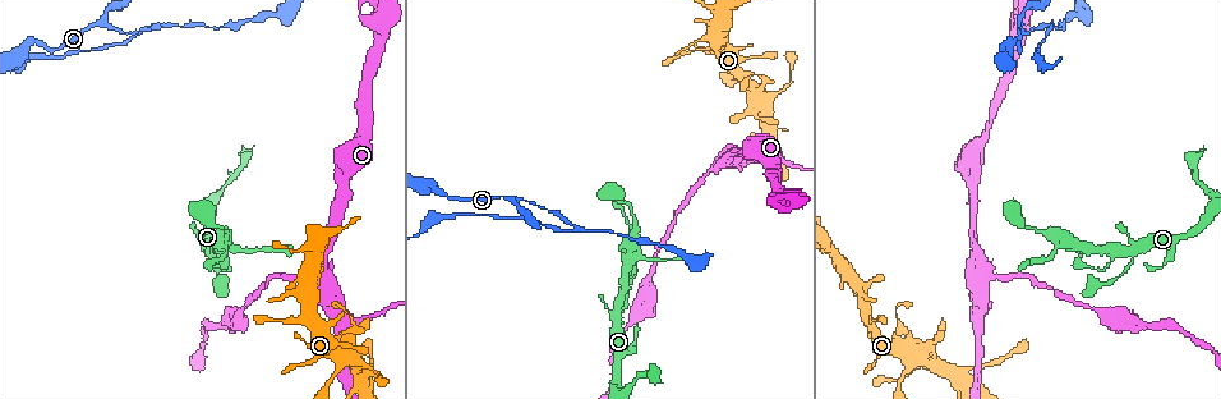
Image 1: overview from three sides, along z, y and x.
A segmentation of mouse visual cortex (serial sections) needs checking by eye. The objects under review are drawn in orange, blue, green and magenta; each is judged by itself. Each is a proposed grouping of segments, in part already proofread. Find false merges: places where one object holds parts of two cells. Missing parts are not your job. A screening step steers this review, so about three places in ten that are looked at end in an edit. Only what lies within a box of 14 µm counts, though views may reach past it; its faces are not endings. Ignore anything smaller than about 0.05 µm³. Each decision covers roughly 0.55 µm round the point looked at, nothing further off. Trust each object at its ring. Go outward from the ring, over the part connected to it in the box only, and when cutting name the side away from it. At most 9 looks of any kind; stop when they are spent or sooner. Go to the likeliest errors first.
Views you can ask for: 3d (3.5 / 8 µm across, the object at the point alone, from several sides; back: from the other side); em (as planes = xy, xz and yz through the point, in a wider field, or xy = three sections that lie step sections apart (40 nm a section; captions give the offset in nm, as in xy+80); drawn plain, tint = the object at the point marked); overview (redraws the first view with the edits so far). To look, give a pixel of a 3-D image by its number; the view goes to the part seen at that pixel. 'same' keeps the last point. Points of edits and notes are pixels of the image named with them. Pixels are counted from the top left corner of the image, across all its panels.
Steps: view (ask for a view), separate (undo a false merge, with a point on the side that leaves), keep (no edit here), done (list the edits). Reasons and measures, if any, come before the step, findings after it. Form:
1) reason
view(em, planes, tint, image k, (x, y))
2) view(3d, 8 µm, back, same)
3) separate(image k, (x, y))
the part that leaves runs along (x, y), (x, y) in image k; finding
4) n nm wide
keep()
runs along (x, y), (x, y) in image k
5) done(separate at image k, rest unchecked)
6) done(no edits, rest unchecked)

three arms meet
view(3d, 8 µm, image 1, (99, 20))

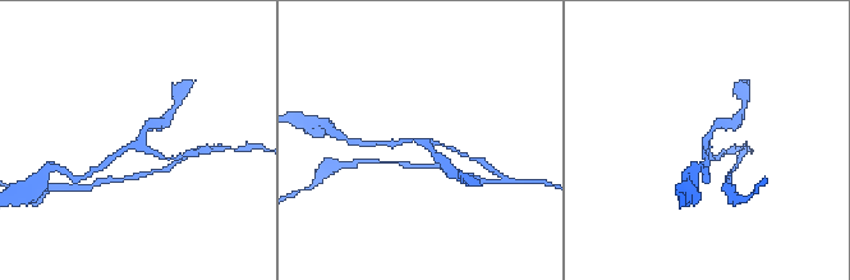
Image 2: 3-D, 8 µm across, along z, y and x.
closer look
view(3d, 3.5 µm, image 2, (705, 146))

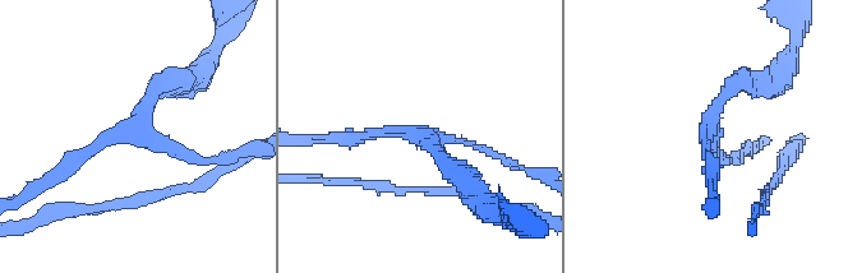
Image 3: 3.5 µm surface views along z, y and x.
3 arms; arms of 100, 150, 250 nm; shape alone is not enough
view(em, planes, tint, image 3, (421, 130))

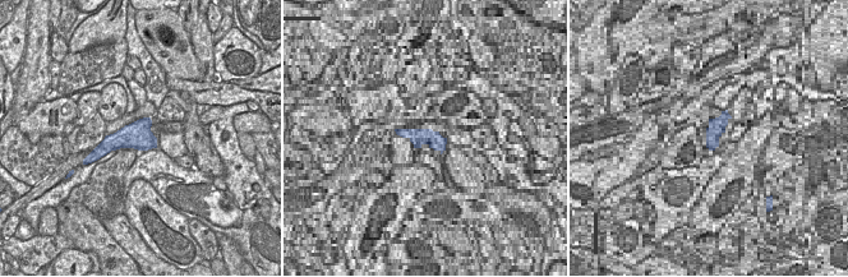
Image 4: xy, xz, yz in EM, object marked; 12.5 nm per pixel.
keep()
runs along (349, 139), (404, 129), (468, 142), (494, 156) in image 3; one cell here

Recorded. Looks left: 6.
view(3d, 3.5 µm, image 1, (166, 25))

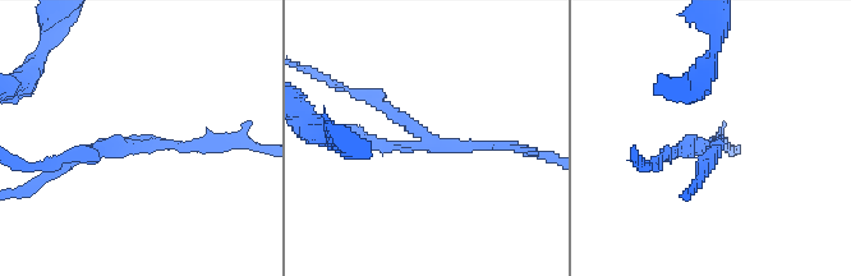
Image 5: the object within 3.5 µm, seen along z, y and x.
3 arms; arms of 150, 150, 200 nm; now the EM
view(em, xy, step 1, tint, image 5, (141, 147))

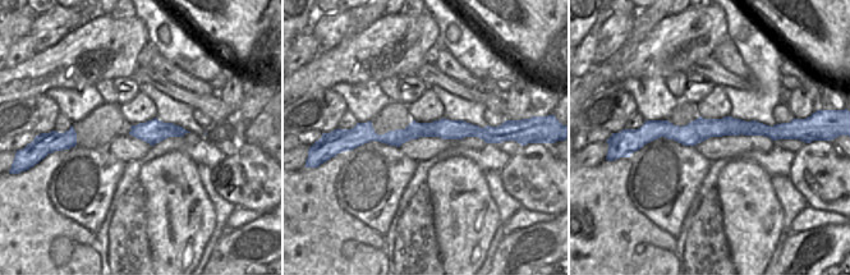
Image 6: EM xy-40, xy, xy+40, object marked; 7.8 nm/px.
separate(image 5, (376, 142))
a second cell is stuck on

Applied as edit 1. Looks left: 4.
three-way junction
view(em, xy, step 2, tint, image 1, (1132, 251))

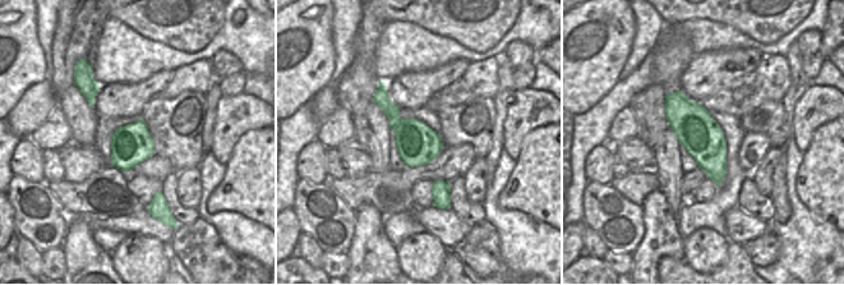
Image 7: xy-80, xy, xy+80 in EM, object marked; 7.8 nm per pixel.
view(3d, 3.5 µm, same)

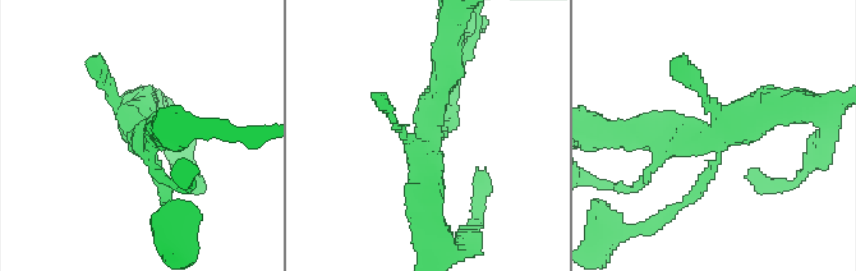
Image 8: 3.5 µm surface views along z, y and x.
keep()
runs along (791, 104), (713, 136), (638, 132) in image 8; all the same cell

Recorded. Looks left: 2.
branch point
view(3d, 8 µm, image 1, (712, 39))

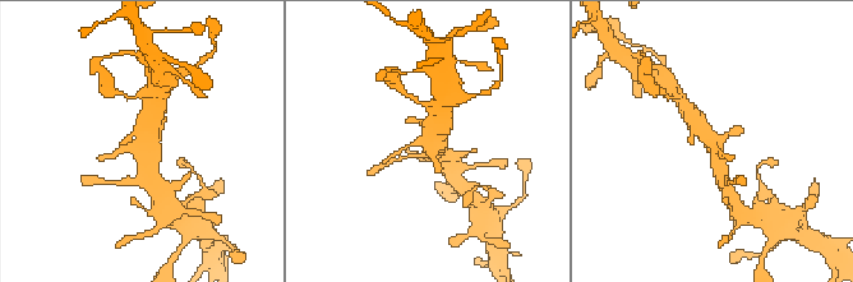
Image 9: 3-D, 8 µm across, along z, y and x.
need the tissue
view(em, xy, step 3, tint, image 9, (142, 146))

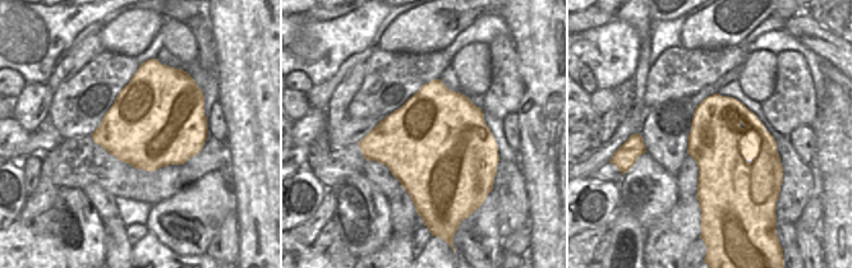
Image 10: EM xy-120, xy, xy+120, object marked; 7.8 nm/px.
keep()
runs along (725, 184), (713, 143), (692, 118) in image 9; continuous, no second cell

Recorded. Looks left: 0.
done(separate at image 5, rest unchecked)

